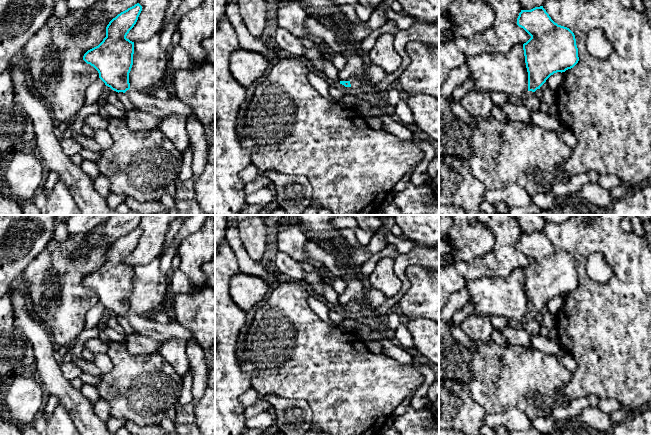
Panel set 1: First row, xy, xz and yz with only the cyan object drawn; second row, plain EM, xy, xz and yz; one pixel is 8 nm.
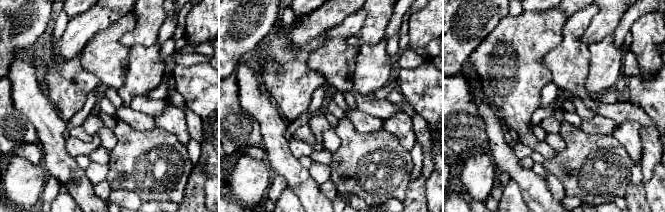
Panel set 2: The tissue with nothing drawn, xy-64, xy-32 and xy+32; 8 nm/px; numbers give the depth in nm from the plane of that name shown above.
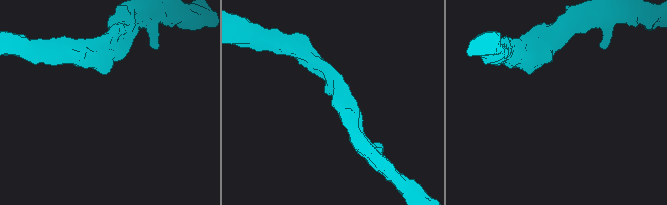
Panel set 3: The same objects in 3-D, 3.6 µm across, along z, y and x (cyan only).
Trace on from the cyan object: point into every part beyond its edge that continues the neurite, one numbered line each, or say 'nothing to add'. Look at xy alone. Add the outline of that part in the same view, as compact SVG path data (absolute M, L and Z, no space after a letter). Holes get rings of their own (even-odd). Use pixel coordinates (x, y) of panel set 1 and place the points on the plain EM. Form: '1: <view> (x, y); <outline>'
1: xy (141, 324); M130 312L125 317L134 332L139 335L150 337L160 342L172 338L181 339L185 343L191 340L196 342L191 332L176 320L161 324L148 318L145 314L135 314L133 312Z

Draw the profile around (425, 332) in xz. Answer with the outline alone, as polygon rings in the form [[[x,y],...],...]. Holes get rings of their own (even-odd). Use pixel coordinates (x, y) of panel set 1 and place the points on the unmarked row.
[[[414,318],[406,326],[420,357],[429,364],[439,366],[439,323],[426,318]]]

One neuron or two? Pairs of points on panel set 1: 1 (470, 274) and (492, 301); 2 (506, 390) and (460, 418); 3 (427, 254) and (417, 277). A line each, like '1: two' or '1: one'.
1: two
2: two
3: two

